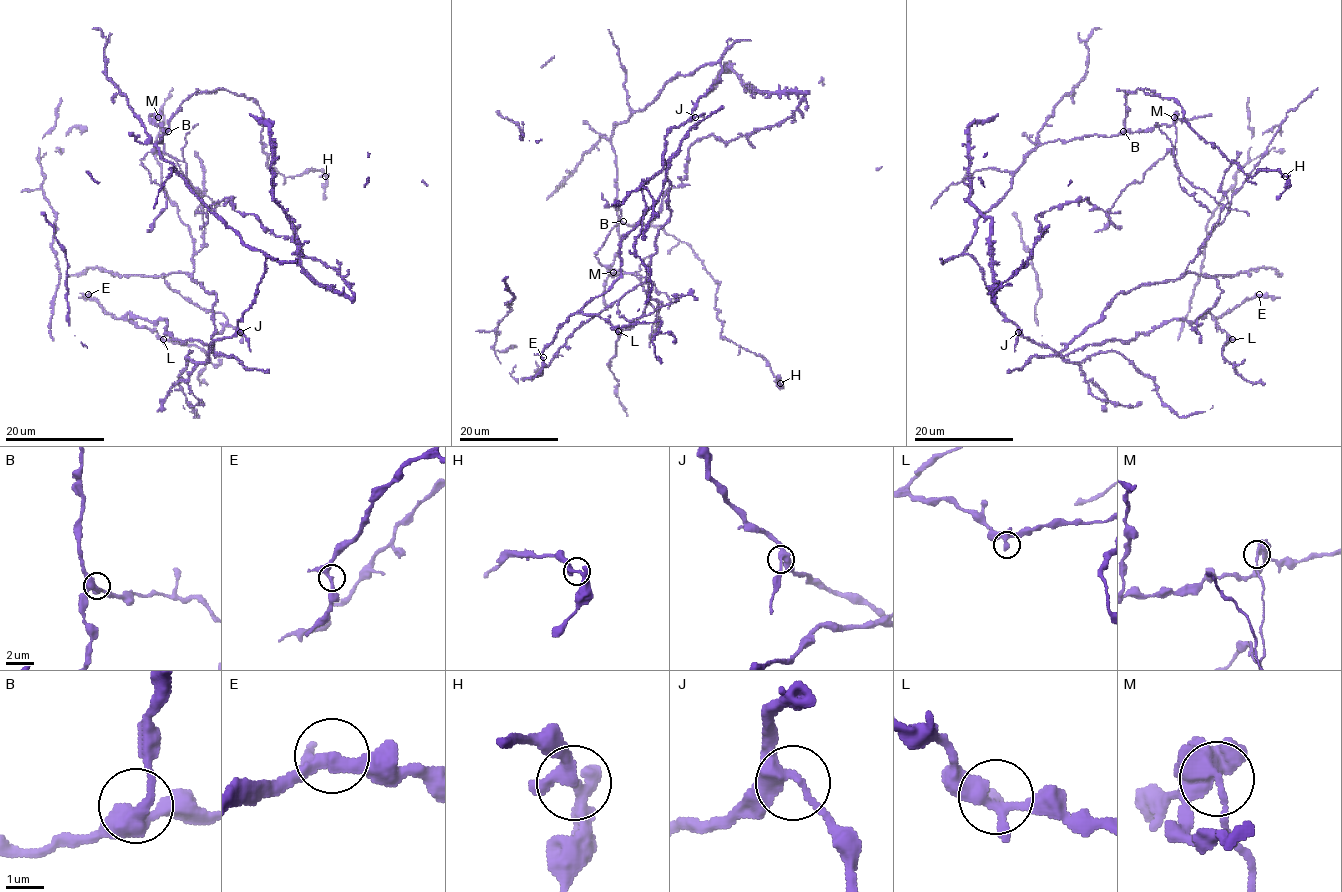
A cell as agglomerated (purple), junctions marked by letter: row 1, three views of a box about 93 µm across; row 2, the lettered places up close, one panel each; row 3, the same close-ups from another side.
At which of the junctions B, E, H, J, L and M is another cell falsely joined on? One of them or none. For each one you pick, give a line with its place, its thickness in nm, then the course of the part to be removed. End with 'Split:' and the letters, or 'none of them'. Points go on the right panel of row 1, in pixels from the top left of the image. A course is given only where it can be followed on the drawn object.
M: Place: (1174, 117). Thickness 280 nm. Course of the part to remove: (1174, 117), (1174, 156), (1170, 151), (1145, 172), (1141, 181), (1131, 182), (1117, 199), (1108, 223), (1094, 232)
Split: M

